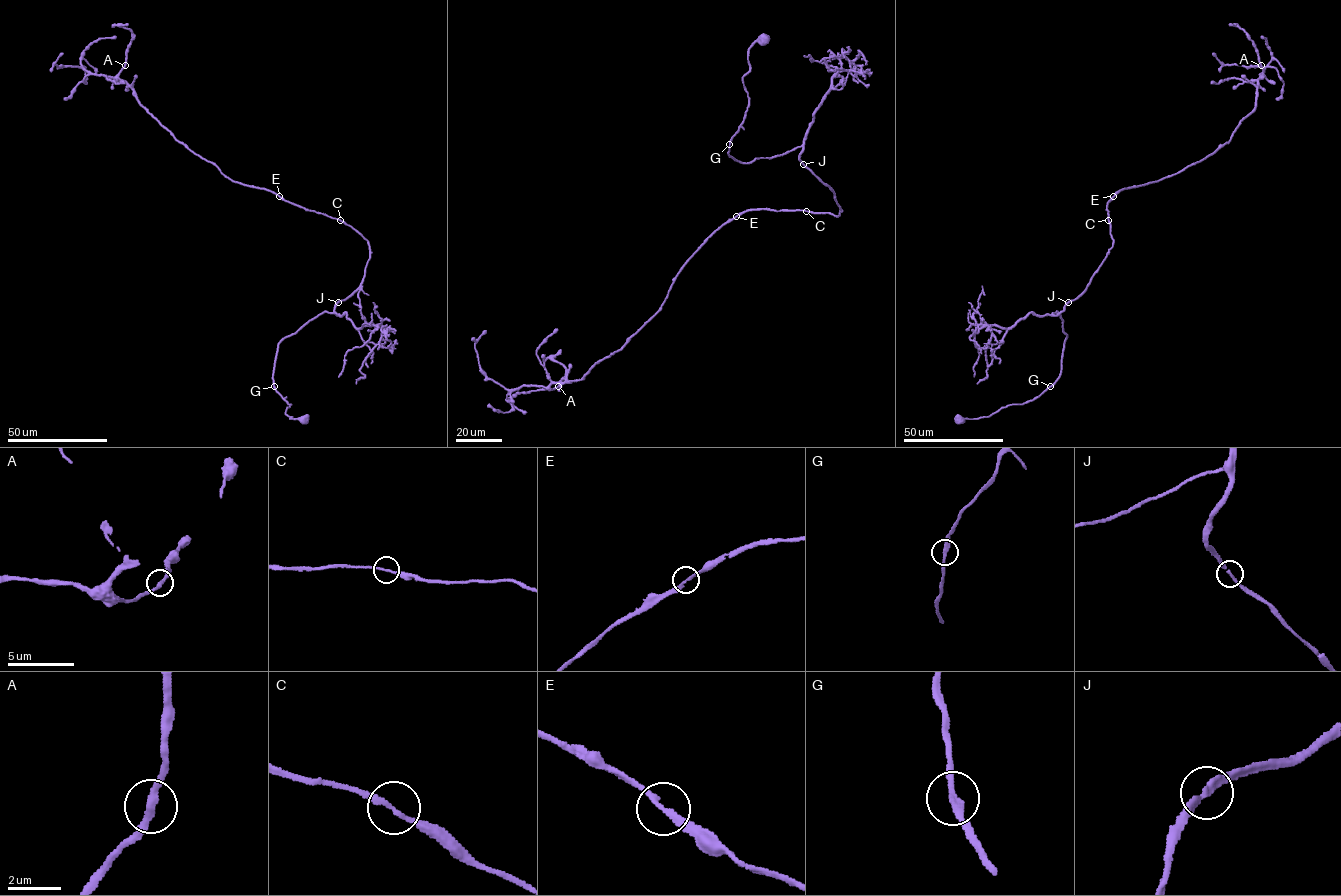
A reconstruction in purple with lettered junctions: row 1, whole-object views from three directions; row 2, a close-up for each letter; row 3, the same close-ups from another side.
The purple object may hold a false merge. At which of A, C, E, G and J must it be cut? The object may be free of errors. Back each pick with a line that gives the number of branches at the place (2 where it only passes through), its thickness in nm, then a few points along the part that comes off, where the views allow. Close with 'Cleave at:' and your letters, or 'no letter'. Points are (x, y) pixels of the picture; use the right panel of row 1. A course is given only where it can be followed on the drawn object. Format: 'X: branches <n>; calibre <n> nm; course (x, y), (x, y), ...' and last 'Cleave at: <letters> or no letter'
Cleave at: no letter

